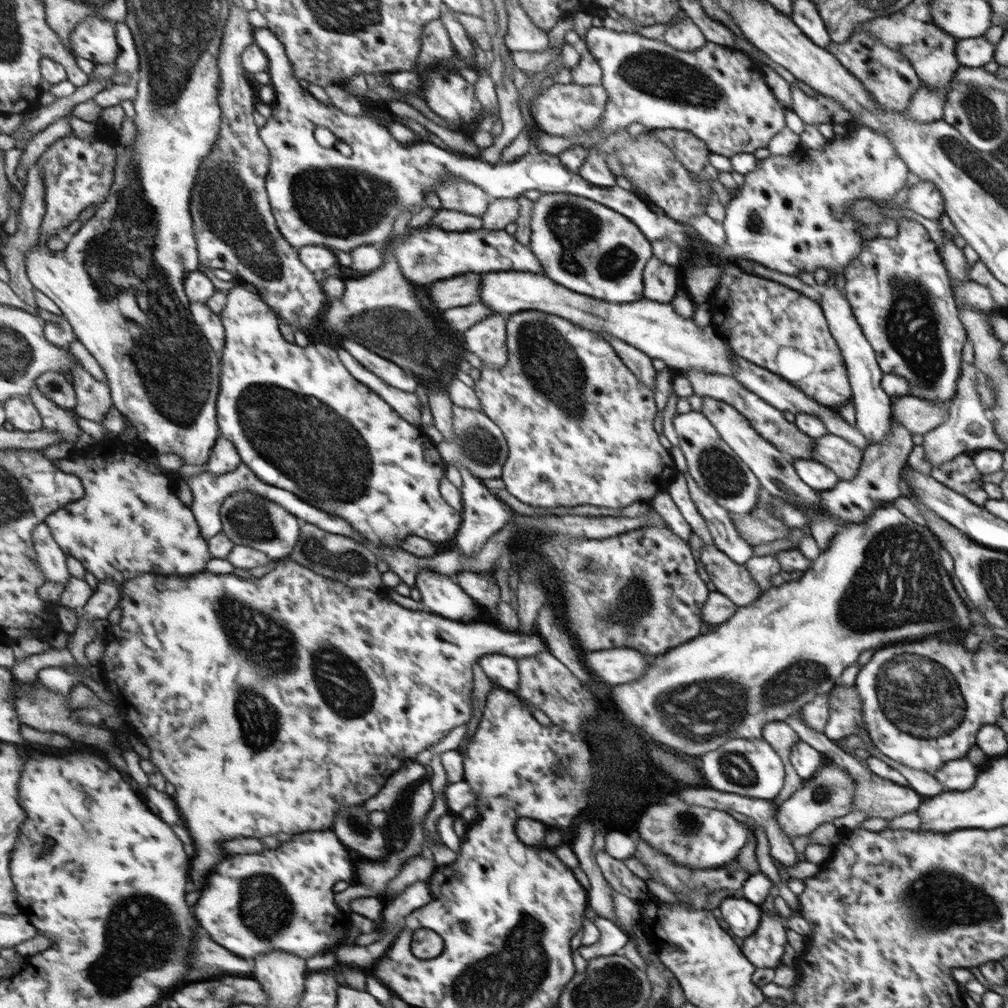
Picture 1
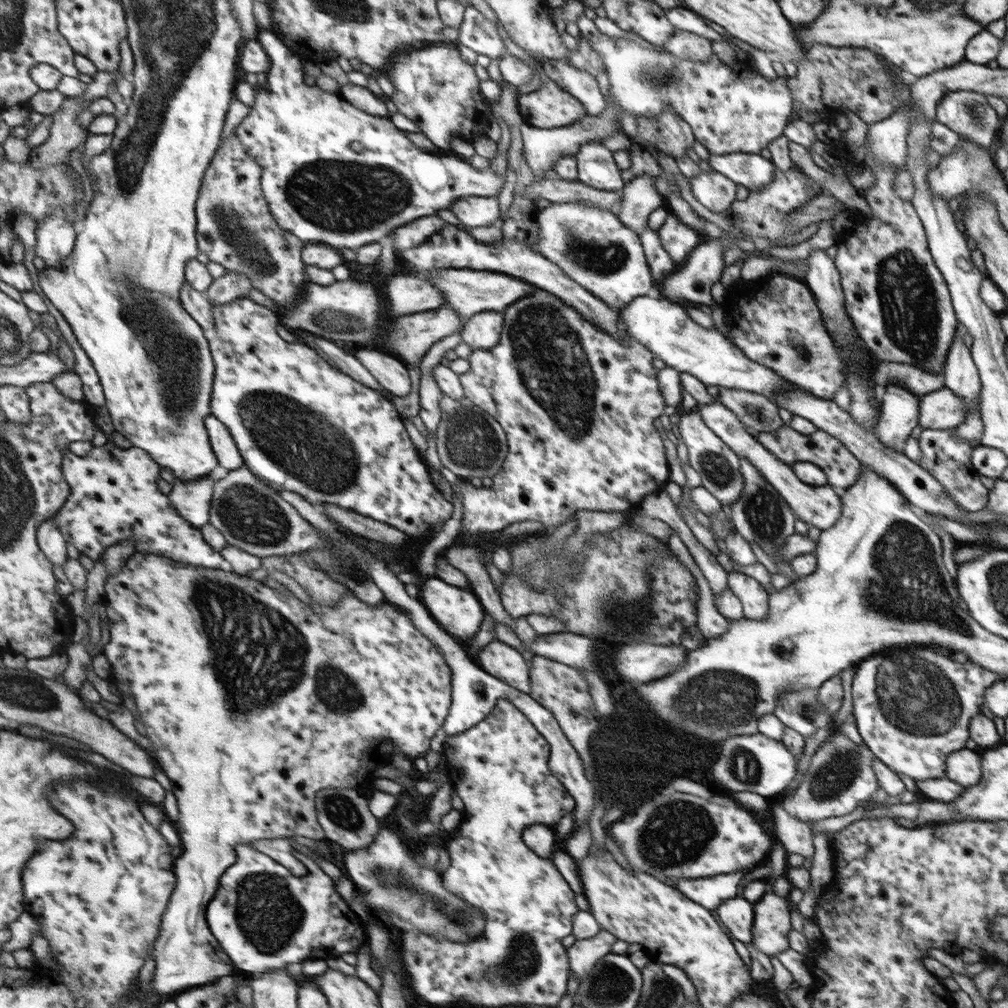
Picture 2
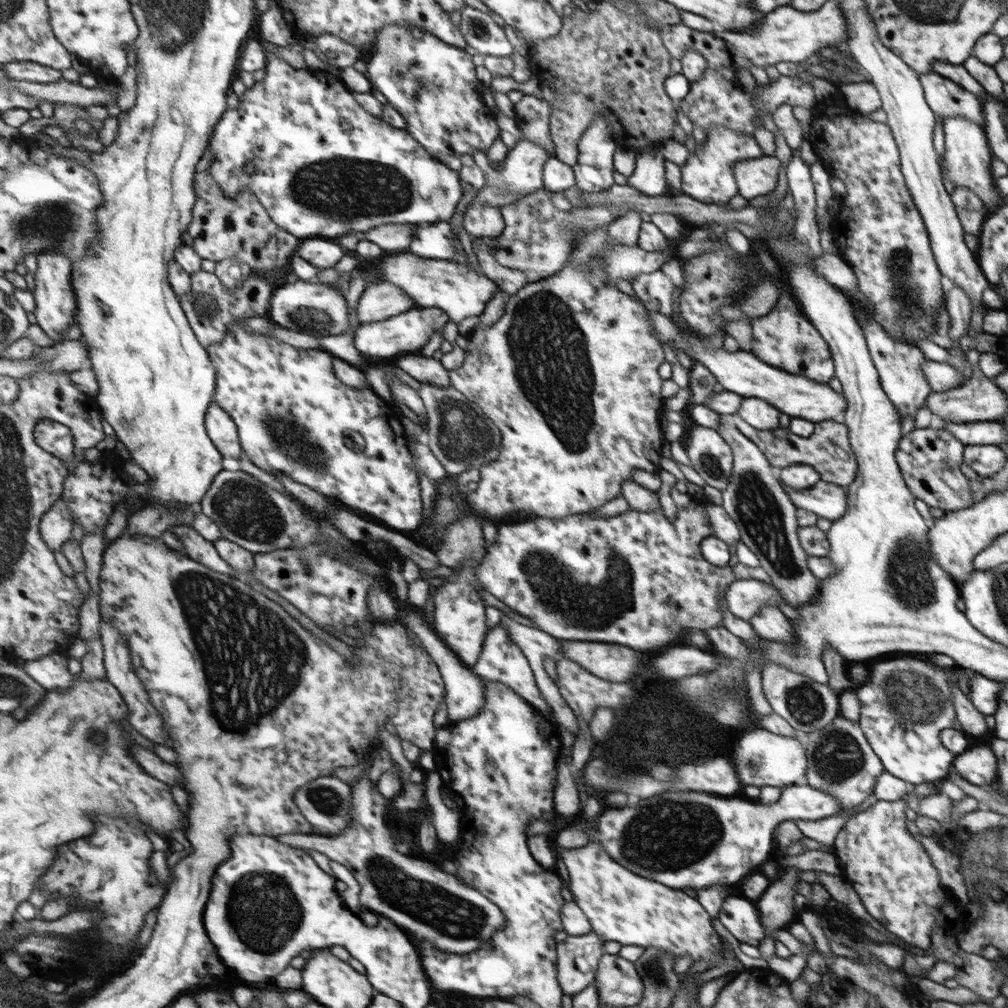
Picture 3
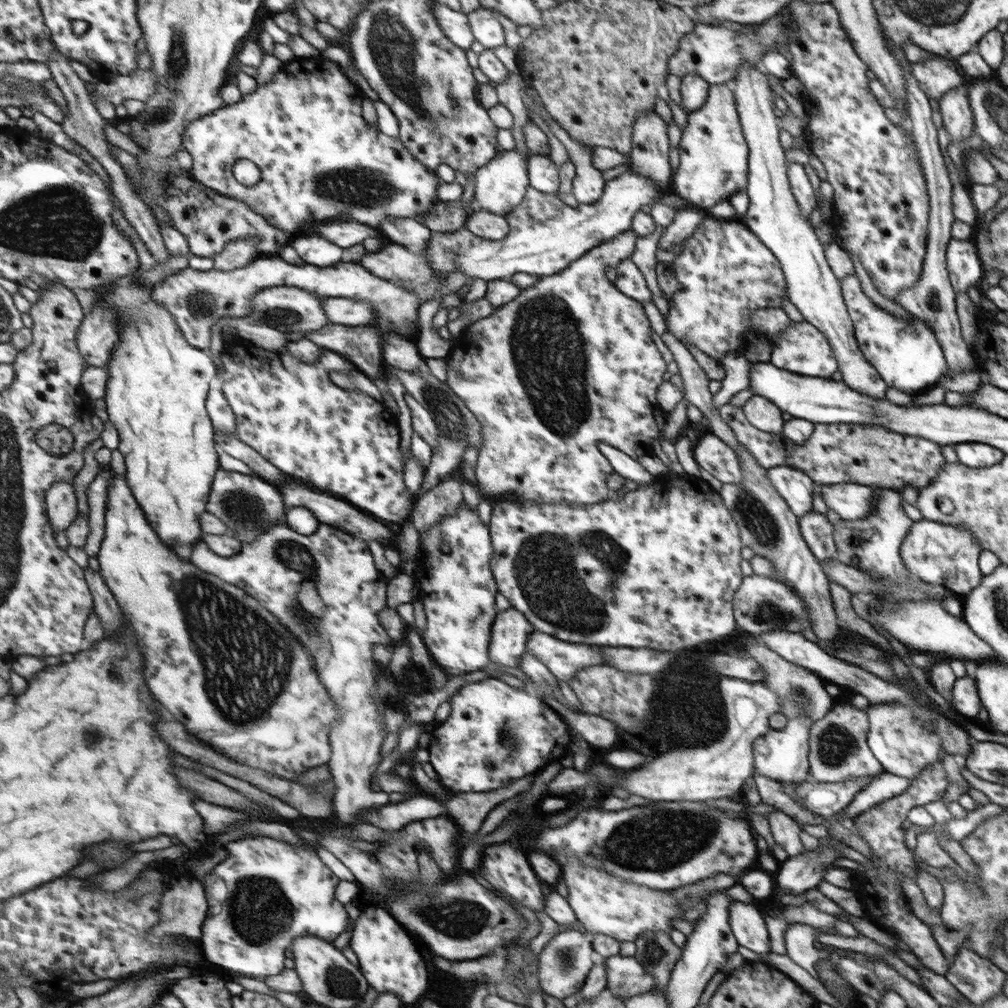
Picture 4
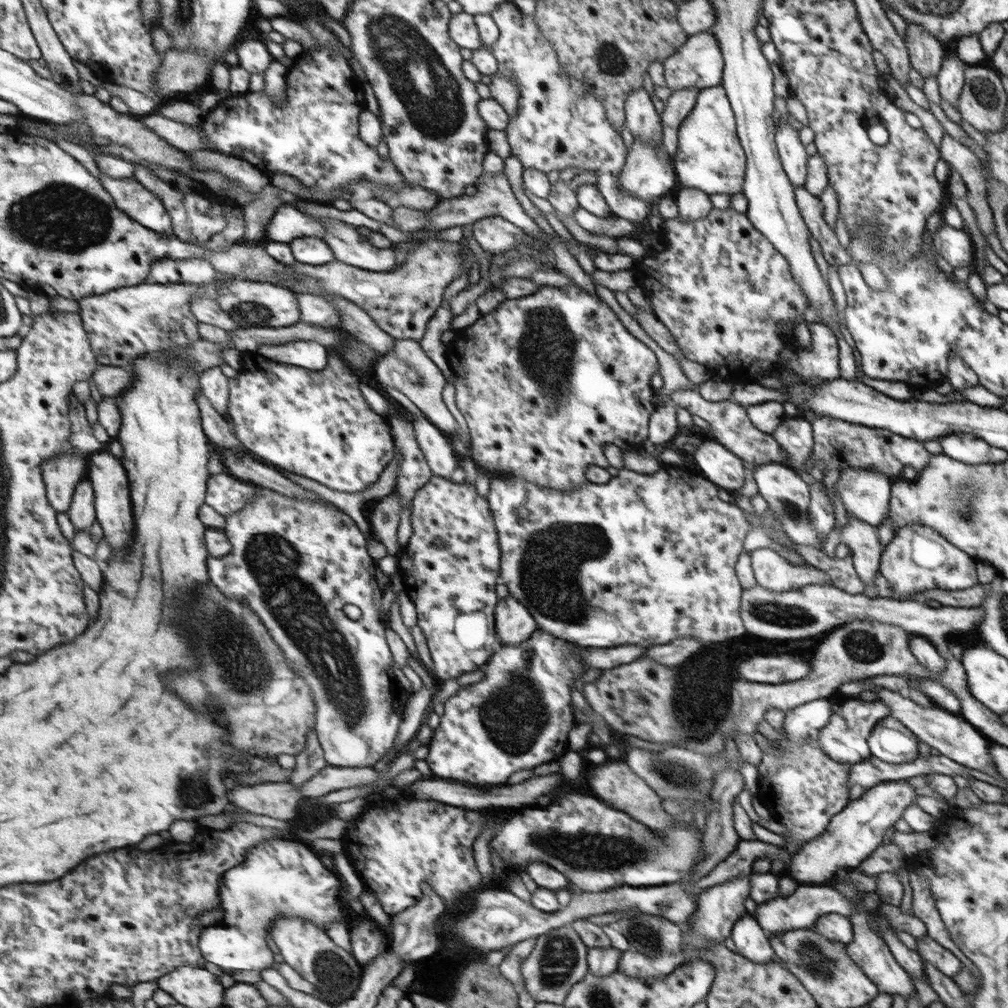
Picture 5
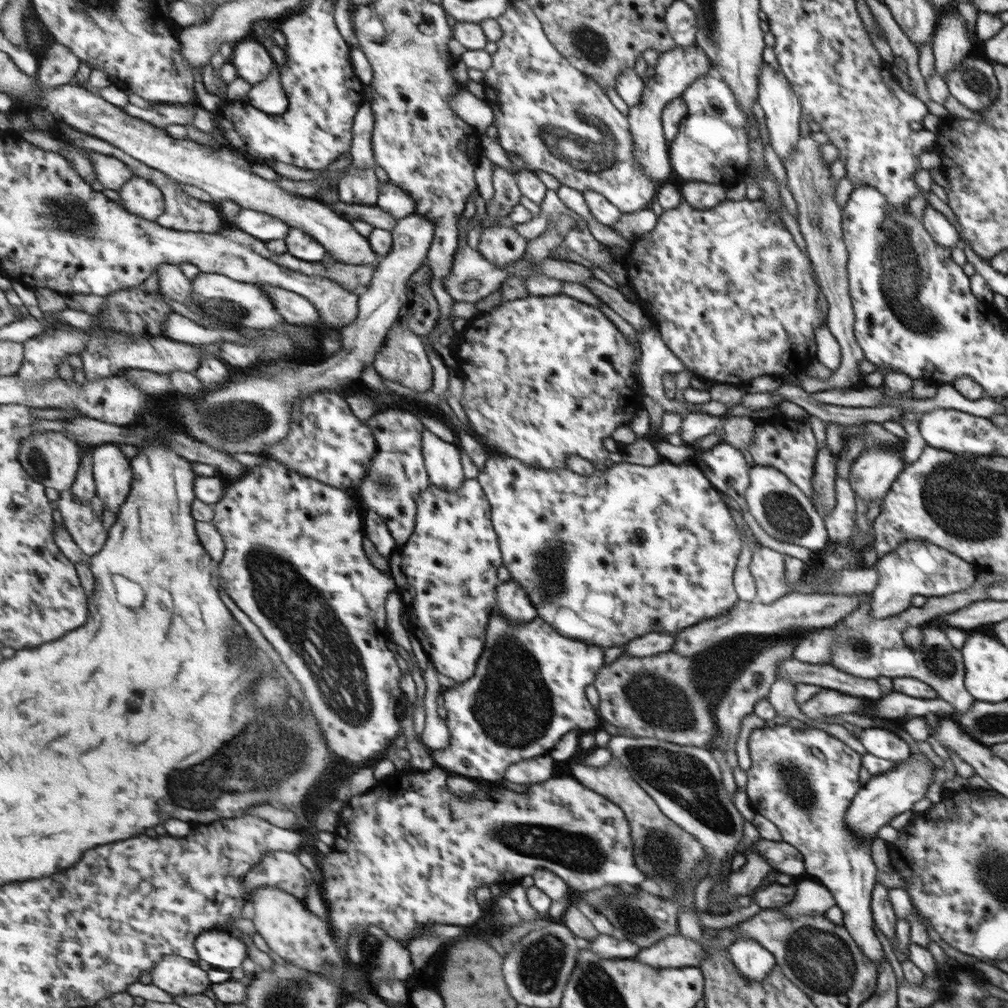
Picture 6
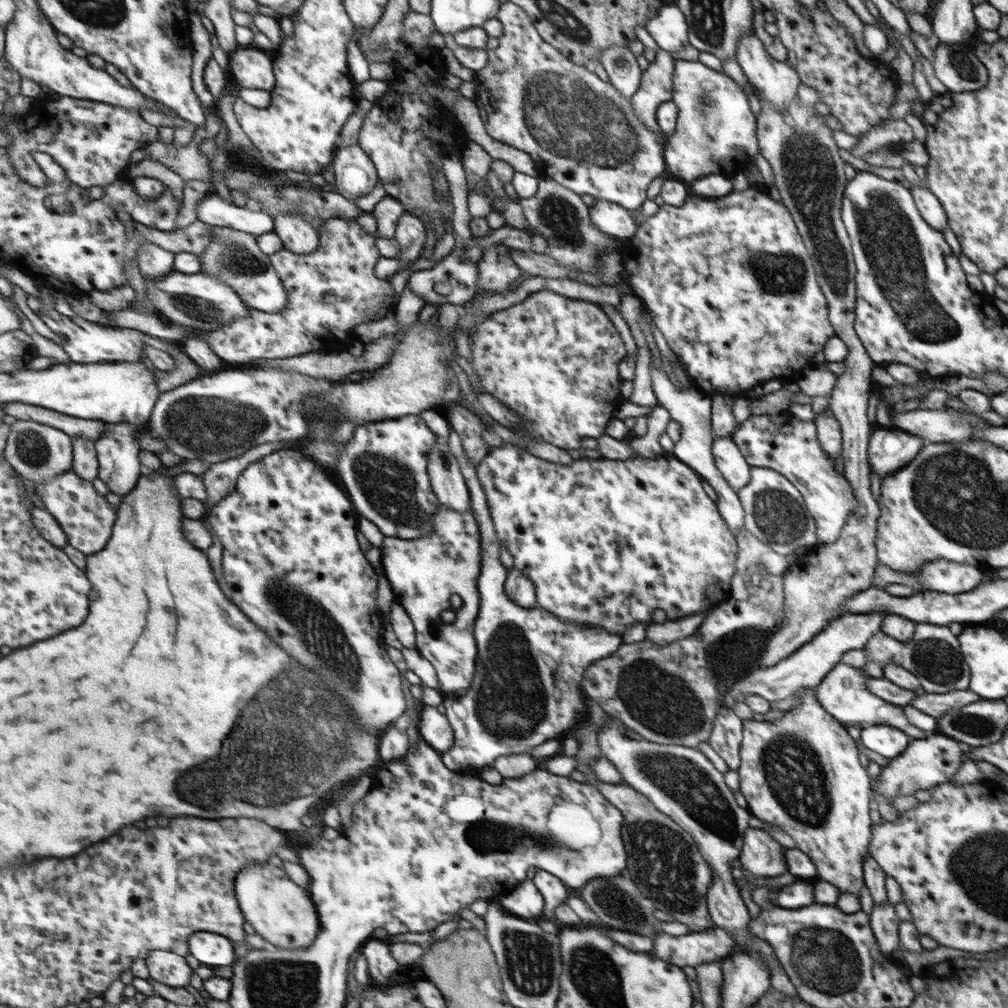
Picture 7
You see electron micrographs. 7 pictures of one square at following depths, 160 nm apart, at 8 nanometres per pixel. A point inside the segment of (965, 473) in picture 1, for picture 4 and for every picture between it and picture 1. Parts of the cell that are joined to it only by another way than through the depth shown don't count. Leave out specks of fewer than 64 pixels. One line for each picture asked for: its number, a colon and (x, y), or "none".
2: (945, 456)
3: (929, 458)
4: (862, 454)

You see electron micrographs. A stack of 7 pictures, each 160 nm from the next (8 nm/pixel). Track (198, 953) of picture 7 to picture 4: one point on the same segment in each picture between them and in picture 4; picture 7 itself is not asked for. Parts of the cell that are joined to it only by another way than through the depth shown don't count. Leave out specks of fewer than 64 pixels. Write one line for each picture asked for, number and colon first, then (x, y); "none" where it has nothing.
4: (266, 893)
5: (278, 877)
6: (221, 949)

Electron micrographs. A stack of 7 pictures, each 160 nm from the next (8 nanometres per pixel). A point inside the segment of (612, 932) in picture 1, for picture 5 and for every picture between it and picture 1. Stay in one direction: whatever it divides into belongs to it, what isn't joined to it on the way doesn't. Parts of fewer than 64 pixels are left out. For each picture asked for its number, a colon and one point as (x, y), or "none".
2: (583, 954)
3: (577, 955)
4: (564, 962)
5: (557, 961)

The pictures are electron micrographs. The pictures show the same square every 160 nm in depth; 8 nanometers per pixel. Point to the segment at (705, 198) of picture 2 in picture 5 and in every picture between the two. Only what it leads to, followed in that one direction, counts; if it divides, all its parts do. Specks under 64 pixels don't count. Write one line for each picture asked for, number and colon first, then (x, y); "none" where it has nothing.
3: (707, 175)
4: (712, 165)
5: (709, 157)

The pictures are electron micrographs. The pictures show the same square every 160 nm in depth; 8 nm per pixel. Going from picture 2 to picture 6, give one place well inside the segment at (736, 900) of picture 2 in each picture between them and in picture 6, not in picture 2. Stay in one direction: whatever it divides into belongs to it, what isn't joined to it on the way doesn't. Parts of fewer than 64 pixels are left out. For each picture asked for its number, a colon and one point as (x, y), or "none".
3: (738, 915)
4: (748, 927)
5: (750, 940)
6: (753, 961)

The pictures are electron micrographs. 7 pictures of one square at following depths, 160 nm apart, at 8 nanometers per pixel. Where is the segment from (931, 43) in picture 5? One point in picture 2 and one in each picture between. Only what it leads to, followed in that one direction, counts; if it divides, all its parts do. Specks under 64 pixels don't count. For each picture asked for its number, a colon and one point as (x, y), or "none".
2: (967, 113)
3: (947, 99)
4: (934, 77)

